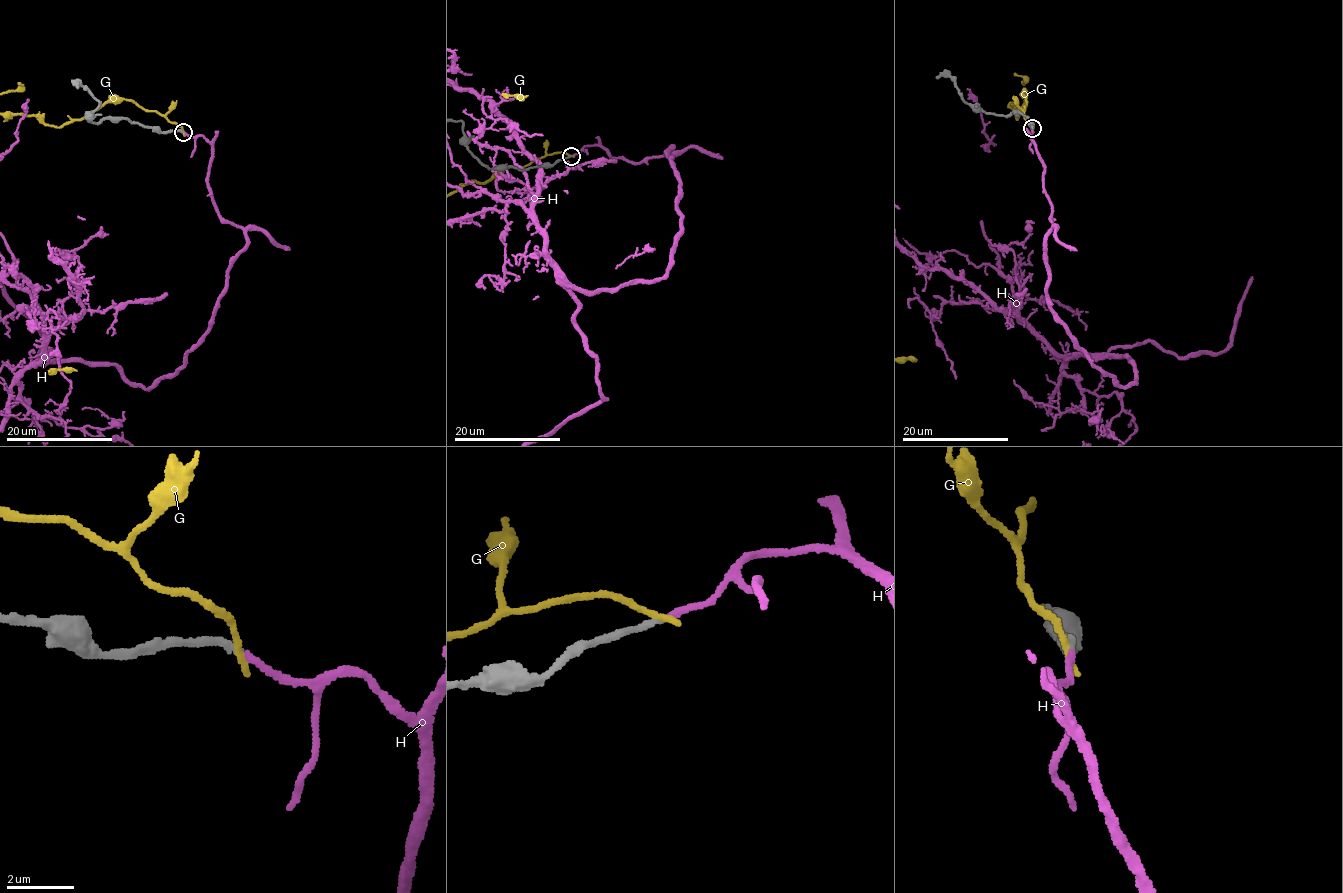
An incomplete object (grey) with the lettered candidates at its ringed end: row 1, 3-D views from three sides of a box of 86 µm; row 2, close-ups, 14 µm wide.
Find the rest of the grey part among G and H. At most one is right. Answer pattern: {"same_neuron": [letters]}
{"same_neuron": ["H"]}

